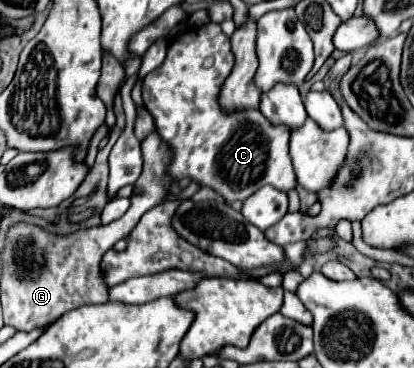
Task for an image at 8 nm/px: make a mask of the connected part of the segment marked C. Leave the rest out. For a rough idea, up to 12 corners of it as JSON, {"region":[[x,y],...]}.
{"region":[[230,39],[170,43],[142,99],[168,167],[244,201],[296,189],[290,131],[222,113]]}

